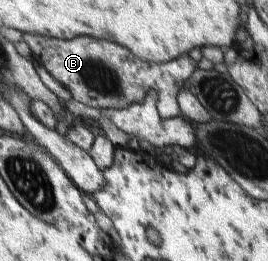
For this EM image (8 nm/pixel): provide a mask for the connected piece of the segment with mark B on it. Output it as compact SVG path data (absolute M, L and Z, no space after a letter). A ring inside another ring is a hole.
M23 34L22 40L31 48L34 61L43 64L54 79L70 91L73 99L99 110L118 110L143 103L151 92L155 92L158 111L163 117L181 116L179 95L197 69L197 63L189 55L156 64L139 59L130 48L89 36L64 40Z

